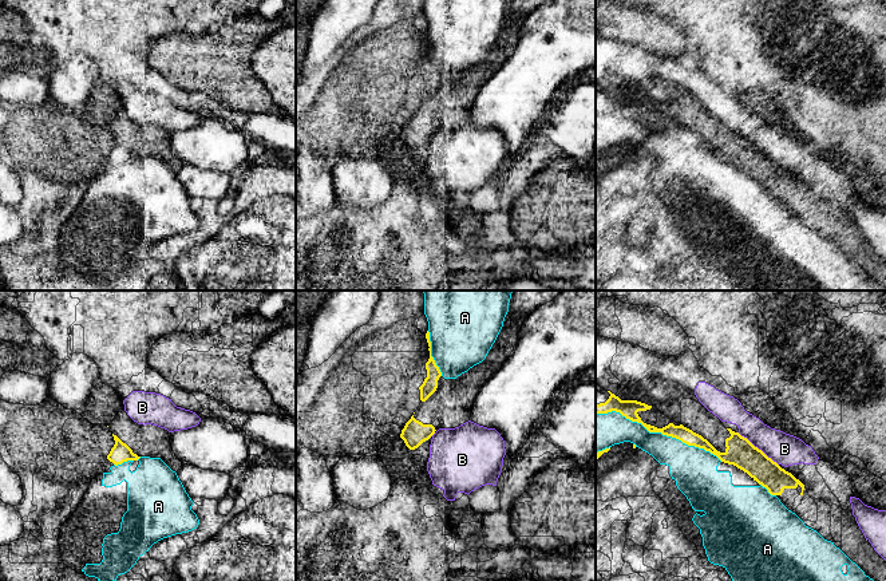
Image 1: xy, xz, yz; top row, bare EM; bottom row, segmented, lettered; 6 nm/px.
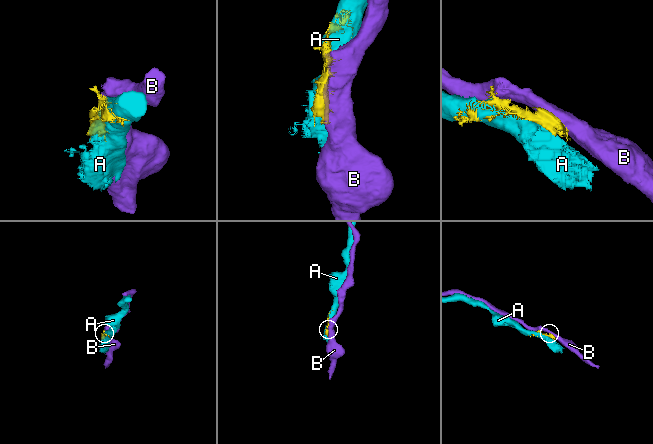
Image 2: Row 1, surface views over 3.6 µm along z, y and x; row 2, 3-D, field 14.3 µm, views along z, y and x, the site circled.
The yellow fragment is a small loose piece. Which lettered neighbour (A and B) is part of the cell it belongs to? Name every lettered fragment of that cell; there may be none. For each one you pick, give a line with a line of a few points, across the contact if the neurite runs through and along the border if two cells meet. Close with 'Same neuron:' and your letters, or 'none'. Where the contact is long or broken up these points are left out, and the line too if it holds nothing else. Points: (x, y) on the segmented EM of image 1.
Same neuron: none

